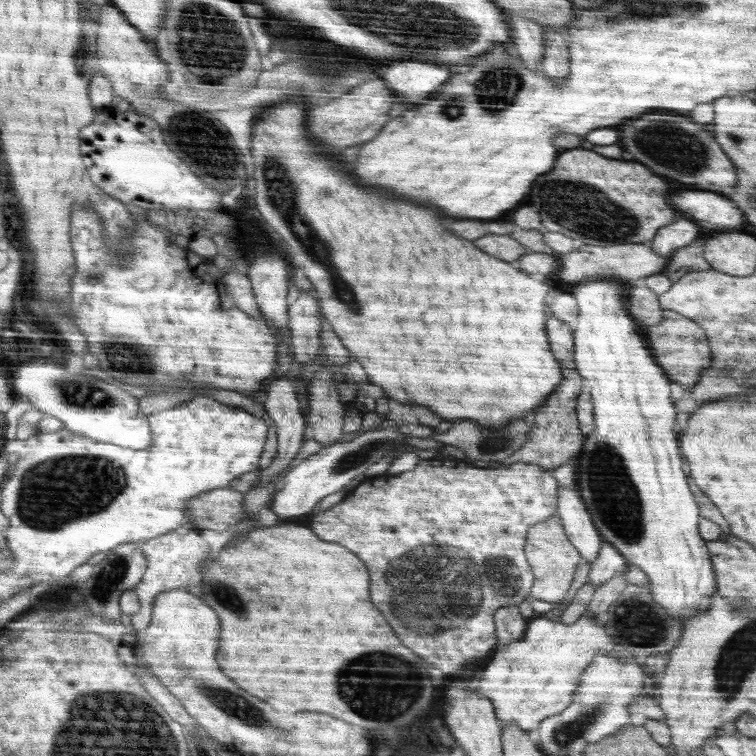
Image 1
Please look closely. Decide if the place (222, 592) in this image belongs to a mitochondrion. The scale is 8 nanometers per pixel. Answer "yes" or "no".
yes

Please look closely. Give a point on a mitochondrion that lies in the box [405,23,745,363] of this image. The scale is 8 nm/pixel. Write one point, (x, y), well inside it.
(561, 200)

